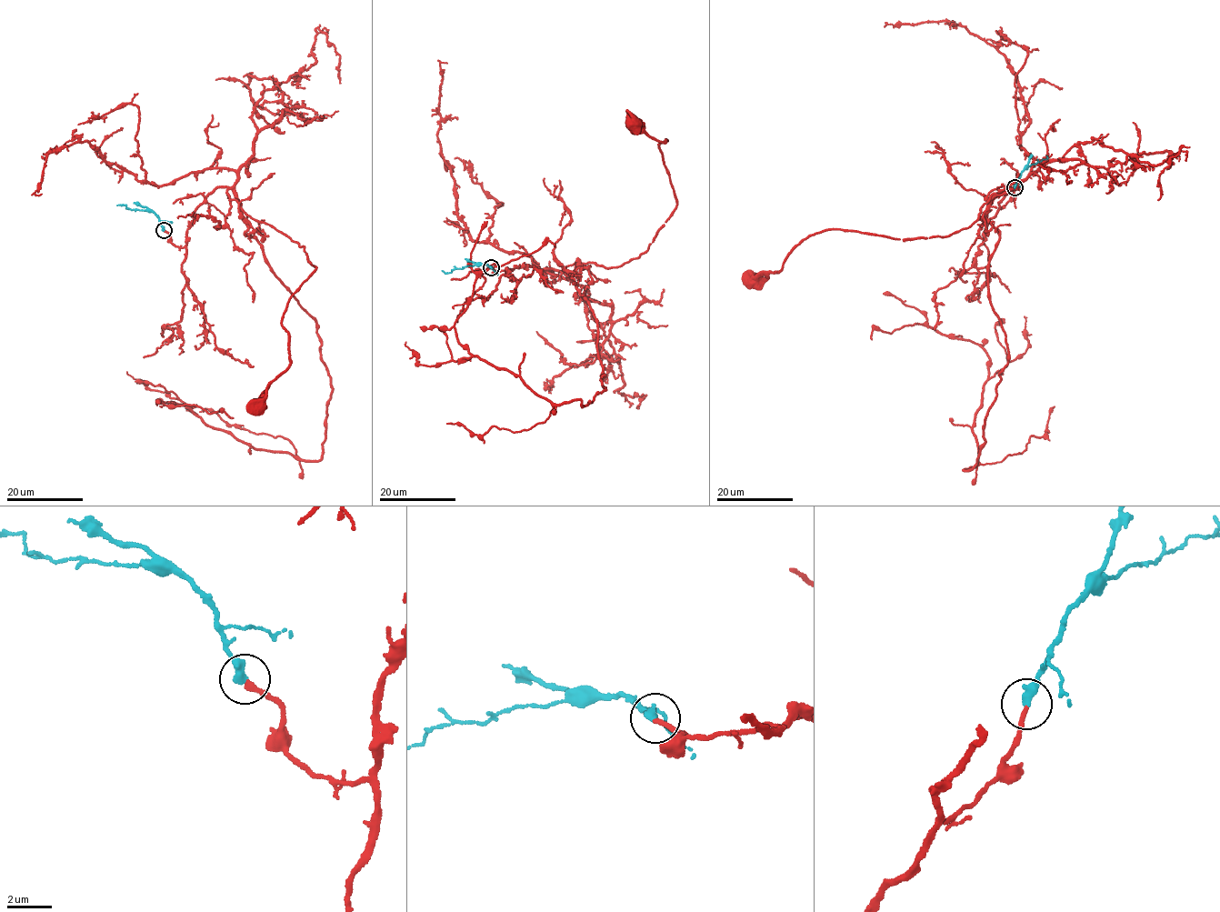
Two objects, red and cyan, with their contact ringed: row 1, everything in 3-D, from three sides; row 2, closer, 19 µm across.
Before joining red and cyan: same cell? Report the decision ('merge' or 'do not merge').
merge

